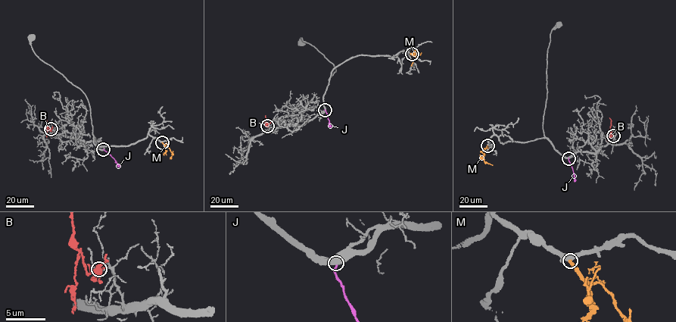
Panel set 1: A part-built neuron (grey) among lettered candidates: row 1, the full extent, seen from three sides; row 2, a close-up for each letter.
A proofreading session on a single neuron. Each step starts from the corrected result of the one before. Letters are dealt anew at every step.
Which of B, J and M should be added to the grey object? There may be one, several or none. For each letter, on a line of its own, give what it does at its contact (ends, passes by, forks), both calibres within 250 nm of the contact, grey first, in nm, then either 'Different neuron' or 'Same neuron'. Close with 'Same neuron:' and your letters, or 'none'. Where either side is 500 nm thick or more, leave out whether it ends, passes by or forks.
B: It ends there. Thickness 170 nm (grey) against 280 nm. Different neuron
J: Thickness 550 nm (grey) against 200 nm. Different neuron
M: It ends there. Thickness 400 nm (grey) against 260 nm. Same neuron
Same neuron: M

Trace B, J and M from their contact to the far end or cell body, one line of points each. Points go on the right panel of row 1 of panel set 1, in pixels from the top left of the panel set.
B: (613, 135), (609, 117)
J: (568, 158), (574, 181)
M: (487, 145), (483, 157), (484, 161), (492, 165)

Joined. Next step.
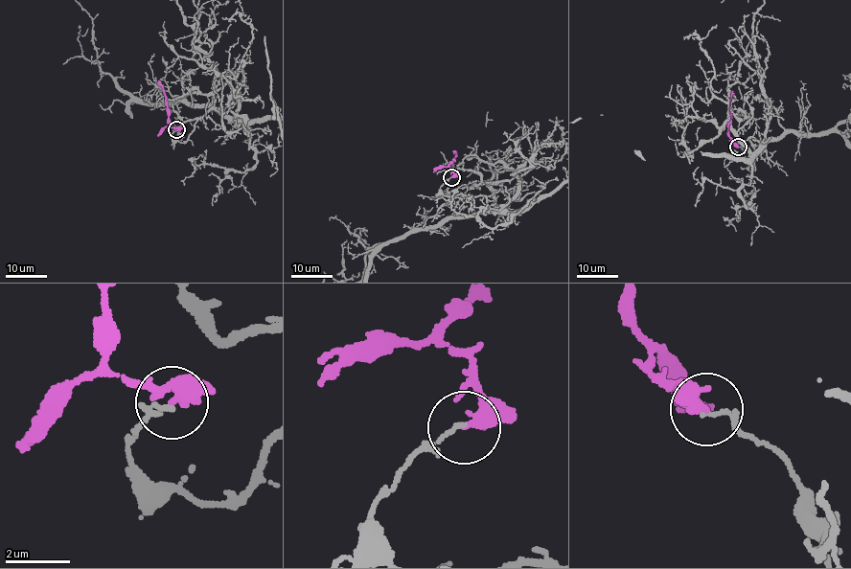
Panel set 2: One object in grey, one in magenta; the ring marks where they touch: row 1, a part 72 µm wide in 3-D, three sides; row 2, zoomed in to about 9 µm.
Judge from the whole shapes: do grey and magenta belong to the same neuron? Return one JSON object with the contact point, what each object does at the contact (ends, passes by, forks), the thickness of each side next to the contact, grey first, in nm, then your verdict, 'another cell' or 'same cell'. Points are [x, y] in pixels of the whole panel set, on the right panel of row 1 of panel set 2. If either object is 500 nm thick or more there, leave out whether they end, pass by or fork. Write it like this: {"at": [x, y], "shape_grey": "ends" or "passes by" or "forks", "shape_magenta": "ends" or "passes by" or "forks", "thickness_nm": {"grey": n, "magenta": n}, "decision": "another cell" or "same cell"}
{"at": [738, 147], "shape_grey": "ends", "shape_magenta": "ends", "thickness_nm": {"grey": 130, "magenta": 360}, "decision": "another cell"}

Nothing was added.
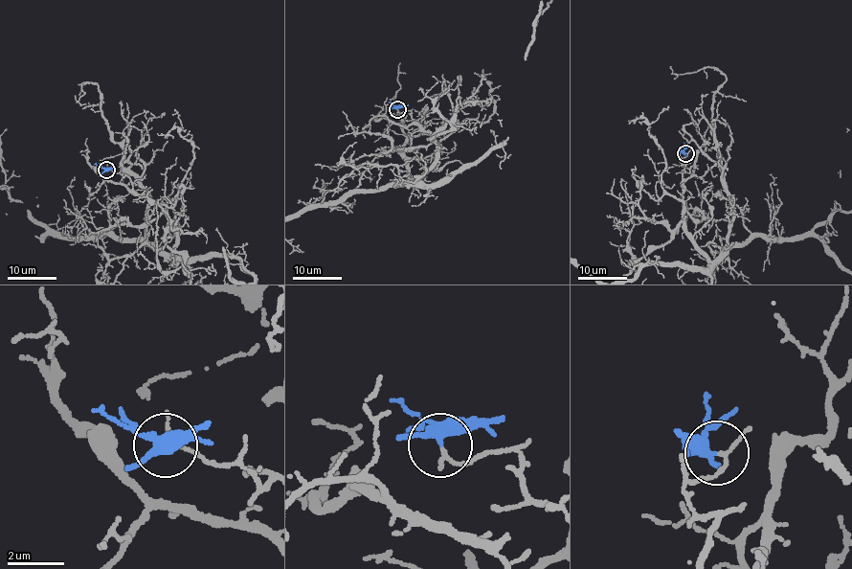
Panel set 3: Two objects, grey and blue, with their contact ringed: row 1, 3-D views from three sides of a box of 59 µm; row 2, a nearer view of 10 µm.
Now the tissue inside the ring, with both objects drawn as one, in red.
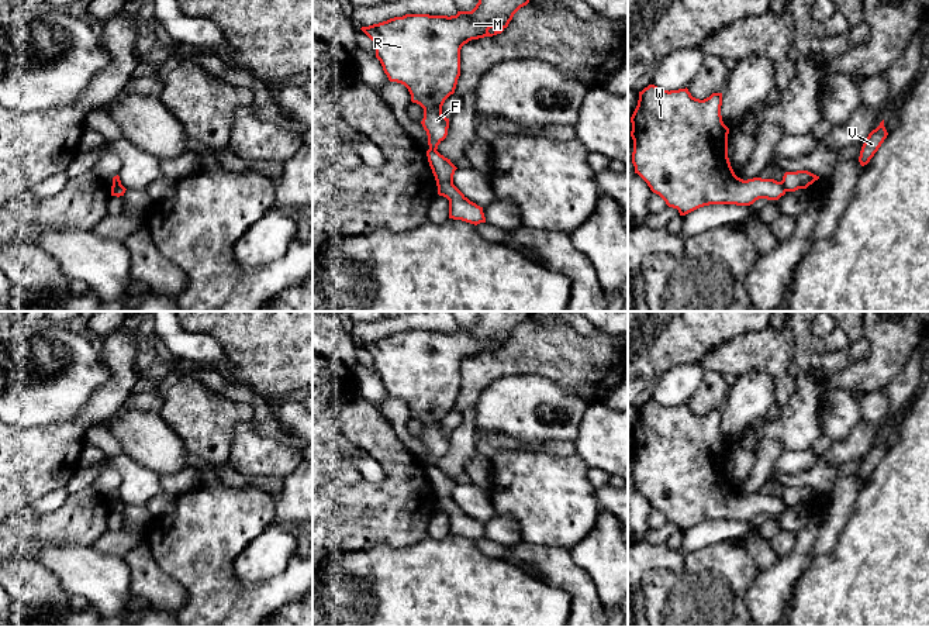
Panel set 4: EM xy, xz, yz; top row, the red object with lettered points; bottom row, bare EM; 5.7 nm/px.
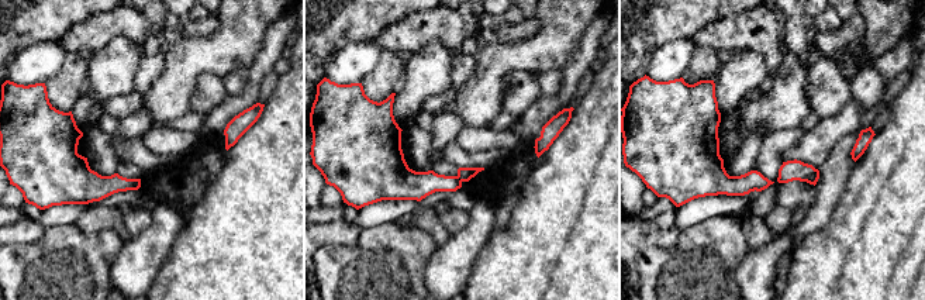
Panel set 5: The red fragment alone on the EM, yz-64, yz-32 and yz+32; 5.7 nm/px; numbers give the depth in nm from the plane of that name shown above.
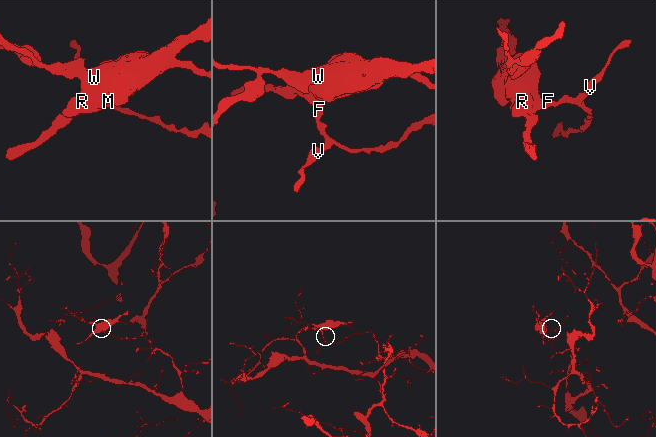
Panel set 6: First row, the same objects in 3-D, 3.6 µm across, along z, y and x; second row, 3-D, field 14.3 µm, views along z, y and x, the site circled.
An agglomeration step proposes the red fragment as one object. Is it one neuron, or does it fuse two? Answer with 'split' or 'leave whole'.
split

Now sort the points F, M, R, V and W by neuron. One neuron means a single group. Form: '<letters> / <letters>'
F M R W / V

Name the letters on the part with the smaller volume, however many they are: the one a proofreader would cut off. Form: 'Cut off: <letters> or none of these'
Cut off: F, M, R, W

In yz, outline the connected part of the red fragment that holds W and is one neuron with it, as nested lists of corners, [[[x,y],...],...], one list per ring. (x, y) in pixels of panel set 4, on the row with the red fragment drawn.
[[[649,85],[639,92],[631,117],[635,173],[680,216],[709,204],[750,206],[759,199],[778,200],[785,194],[781,182],[774,179],[743,180],[735,175],[728,158],[729,128],[722,121],[721,106],[722,93],[700,100],[687,87],[669,92]]]

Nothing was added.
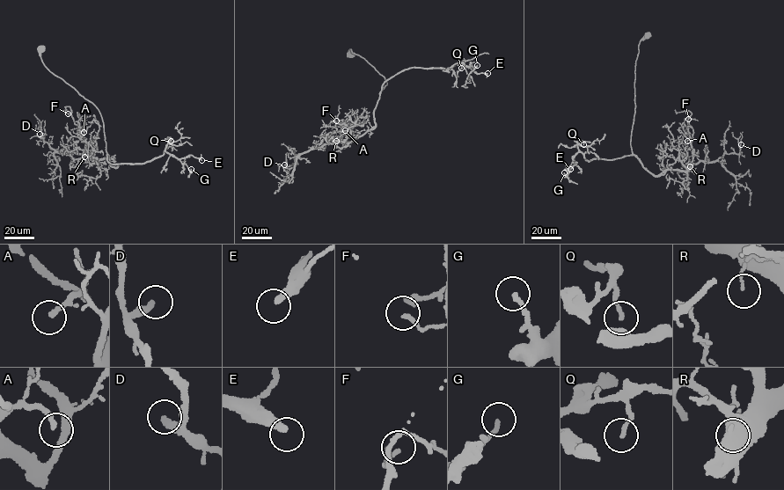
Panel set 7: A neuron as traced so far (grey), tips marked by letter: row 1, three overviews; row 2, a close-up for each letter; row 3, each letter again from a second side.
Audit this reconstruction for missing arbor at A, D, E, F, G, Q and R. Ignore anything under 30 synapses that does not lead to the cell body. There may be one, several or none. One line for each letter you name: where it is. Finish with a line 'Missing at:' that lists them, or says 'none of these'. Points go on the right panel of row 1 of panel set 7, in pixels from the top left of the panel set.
E: at (570, 169)
Missing at: E

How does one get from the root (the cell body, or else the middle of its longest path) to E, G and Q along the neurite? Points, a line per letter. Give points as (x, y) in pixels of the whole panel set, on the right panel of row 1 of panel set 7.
E: (647, 36), (640, 41), (634, 66), (633, 154), (588, 162), (579, 152), (570, 169)
G: (647, 36), (640, 41), (634, 66), (633, 154), (588, 162), (578, 152), (568, 172), (564, 172)
Q: (647, 36), (640, 41), (634, 66), (633, 154), (588, 162), (578, 149), (579, 143), (583, 144)

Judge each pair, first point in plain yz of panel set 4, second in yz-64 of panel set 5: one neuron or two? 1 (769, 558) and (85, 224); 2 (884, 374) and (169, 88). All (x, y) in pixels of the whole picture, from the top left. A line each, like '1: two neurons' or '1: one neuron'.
1: one neuron
2: one neuron

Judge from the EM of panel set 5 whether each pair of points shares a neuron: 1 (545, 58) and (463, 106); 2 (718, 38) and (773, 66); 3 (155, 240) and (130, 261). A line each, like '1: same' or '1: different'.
1: same
2: same
3: same

